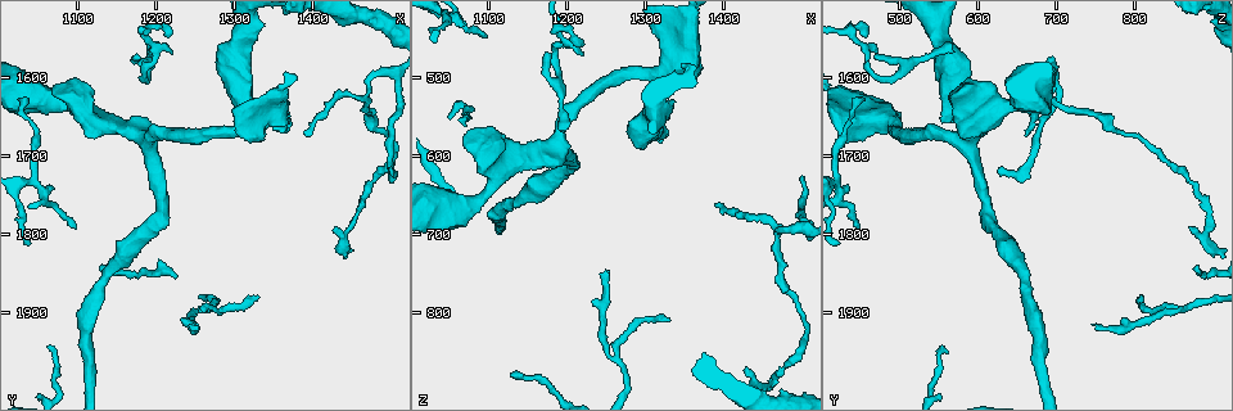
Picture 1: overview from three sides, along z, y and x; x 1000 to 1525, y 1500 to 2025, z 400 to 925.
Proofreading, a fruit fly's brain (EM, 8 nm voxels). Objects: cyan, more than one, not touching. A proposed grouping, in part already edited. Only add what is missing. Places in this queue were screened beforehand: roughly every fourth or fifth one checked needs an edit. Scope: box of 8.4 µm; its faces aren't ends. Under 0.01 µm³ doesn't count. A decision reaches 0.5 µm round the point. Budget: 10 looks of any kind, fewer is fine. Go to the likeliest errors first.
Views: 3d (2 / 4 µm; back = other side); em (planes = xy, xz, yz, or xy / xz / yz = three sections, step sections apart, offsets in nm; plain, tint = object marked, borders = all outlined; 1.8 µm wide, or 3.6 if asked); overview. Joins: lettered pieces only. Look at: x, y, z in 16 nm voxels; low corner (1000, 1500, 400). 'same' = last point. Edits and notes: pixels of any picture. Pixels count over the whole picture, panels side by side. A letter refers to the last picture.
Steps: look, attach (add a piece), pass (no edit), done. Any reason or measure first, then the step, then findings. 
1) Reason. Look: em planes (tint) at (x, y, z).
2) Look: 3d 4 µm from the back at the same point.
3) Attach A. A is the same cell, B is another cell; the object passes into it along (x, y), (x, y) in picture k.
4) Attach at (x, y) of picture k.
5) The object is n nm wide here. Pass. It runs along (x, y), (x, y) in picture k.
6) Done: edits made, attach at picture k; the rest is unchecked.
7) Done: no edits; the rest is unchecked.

Thin end. Look: 3d 4 µm from the back at (1255, 1915, 745).

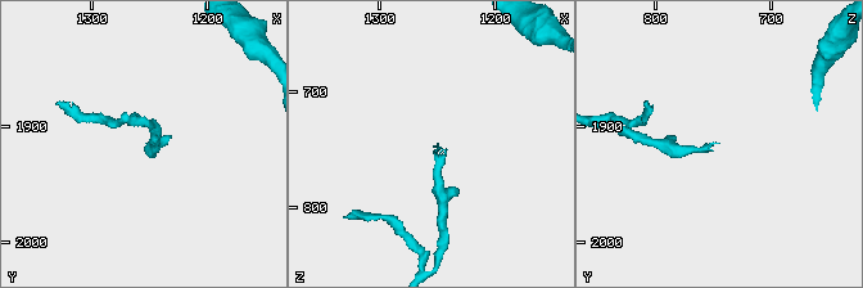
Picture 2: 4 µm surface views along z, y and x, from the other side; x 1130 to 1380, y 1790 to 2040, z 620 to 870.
Look: em planes (plain) at (1252, 1916, 748).

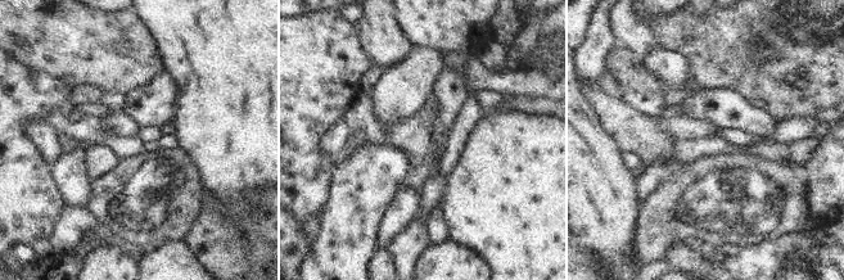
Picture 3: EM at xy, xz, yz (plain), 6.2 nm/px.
Look: em planes (borders) at the same point.

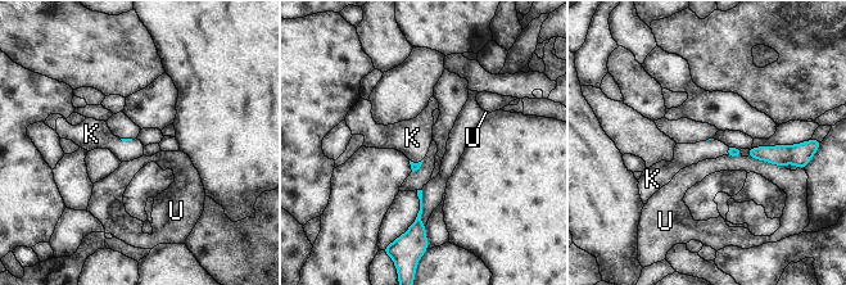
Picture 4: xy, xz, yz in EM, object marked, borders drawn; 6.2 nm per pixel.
Attach K. K is the same cell, U is another cell; the object passes into it along (732, 152), (728, 150), (688, 154) in picture 4; it goes on there.

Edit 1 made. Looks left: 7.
Redraw. Look: overview.

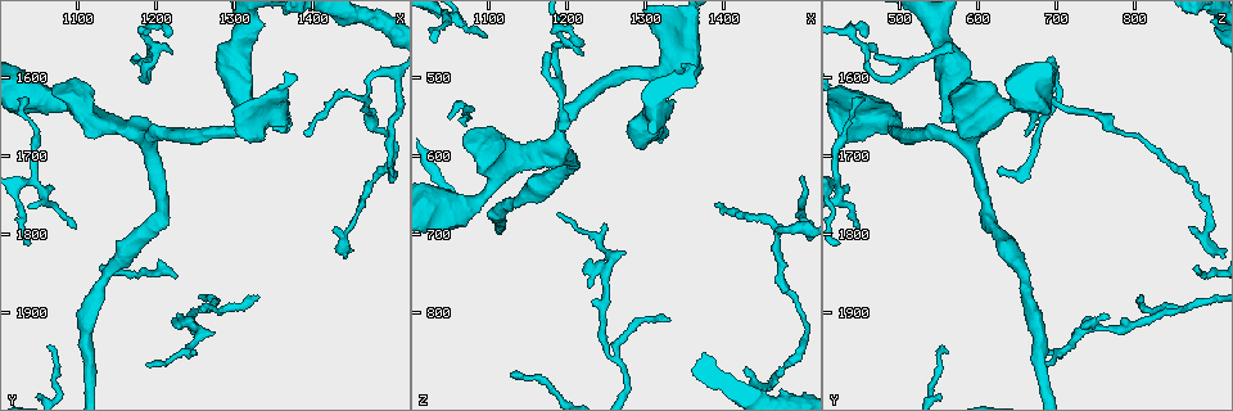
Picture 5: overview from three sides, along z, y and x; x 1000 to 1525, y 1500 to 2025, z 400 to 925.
Tapers out. Look: 3d 4 µm at (1175, 1575, 470).

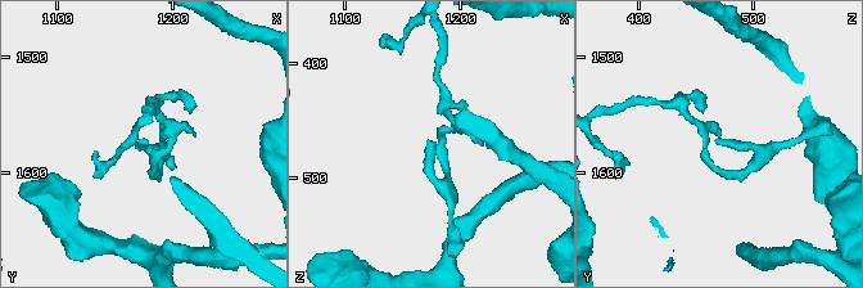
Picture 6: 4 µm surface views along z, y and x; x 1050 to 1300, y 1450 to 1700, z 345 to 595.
Now the EM. Look: em xy step 16 (borders) at (1178, 1572, 470).

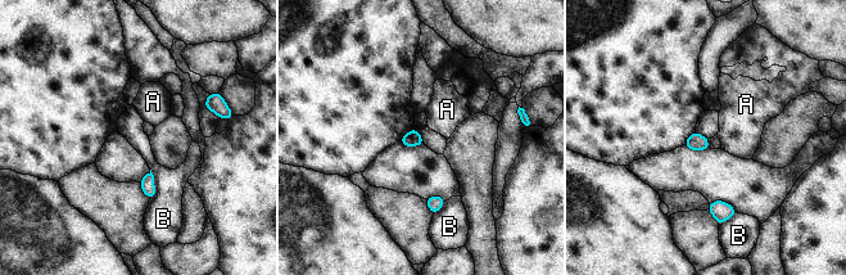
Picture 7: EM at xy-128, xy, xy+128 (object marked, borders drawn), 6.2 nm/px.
The object is 90 nm wide here. Pass. A and B are other cells; a border runs along (150, 168), (155, 193), (149, 199) in picture 7; none of them fits.

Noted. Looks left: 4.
Stops while still wide. Look: em planes (borders) at (1330, 1655, 565).

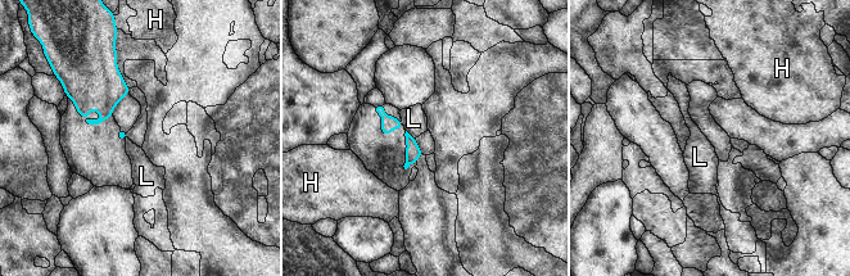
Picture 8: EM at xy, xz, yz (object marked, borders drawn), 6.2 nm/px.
Pass. H and L are other cells; a border runs along (406, 130), (415, 139) in picture 8; no lettered piece goes on from it.

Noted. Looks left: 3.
Branch point. Look: em xz step 16 (tint) at (1185, 1680, 585).

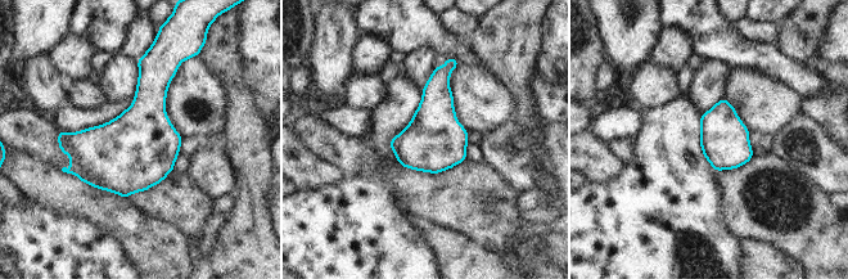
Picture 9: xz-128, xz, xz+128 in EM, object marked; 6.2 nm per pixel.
Look: em yz step 4 (borders) at the same point.

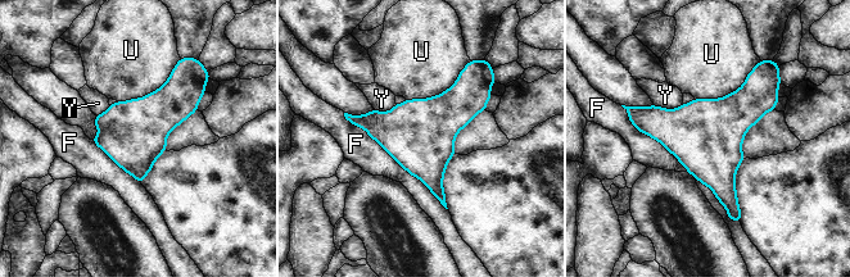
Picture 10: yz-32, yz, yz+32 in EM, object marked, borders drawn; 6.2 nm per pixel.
Pass. F, U and Y are other cells; no lettered piece goes on from it.

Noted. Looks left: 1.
Done: edits made, attach at picture 4; the rest is unchecked.

